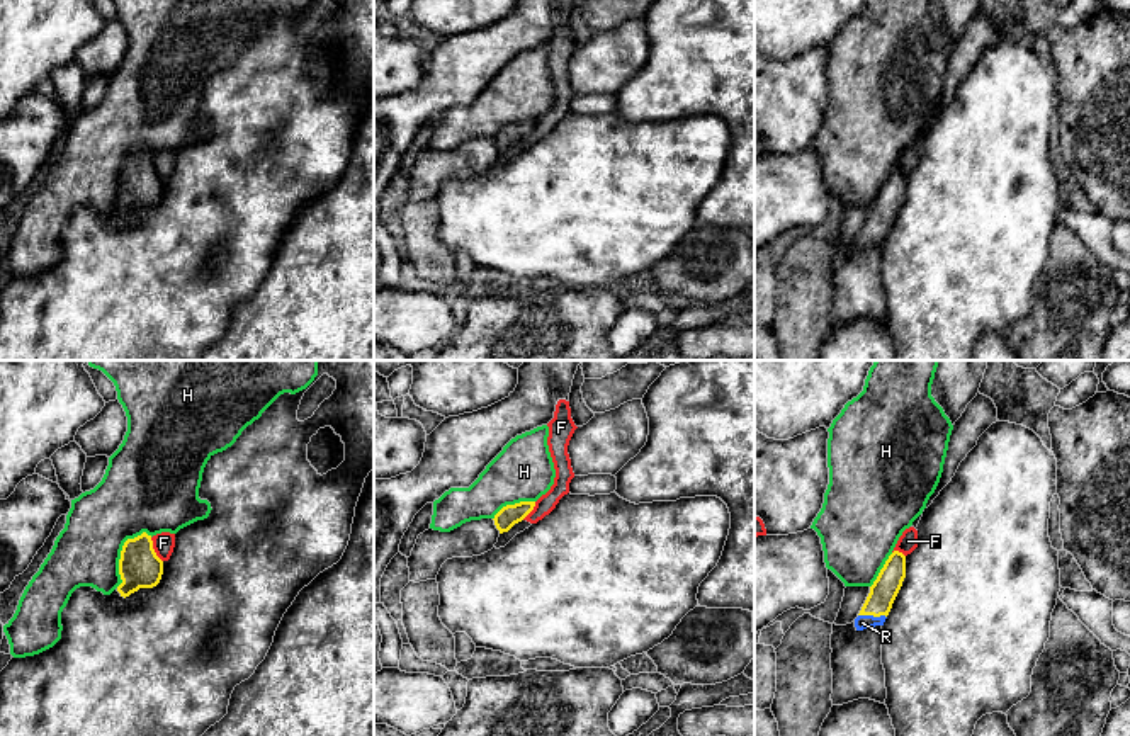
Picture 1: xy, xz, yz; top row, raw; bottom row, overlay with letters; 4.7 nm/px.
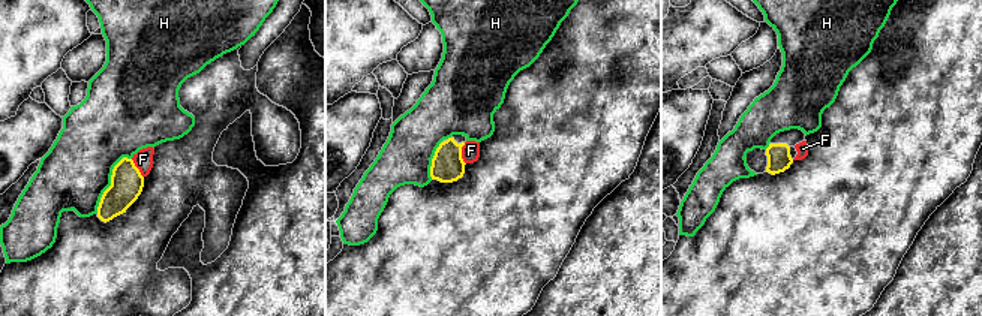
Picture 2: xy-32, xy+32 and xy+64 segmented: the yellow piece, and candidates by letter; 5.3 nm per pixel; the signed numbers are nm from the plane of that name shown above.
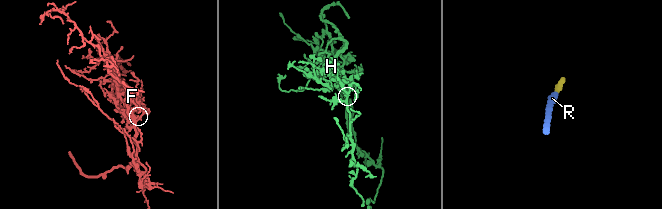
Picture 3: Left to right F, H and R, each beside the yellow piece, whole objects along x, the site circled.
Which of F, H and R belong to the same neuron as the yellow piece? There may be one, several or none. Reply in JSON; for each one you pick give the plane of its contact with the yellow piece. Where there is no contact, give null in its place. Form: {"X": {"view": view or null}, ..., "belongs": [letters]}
{"R": {"view": "yz"}, "belongs": ["R"]}

